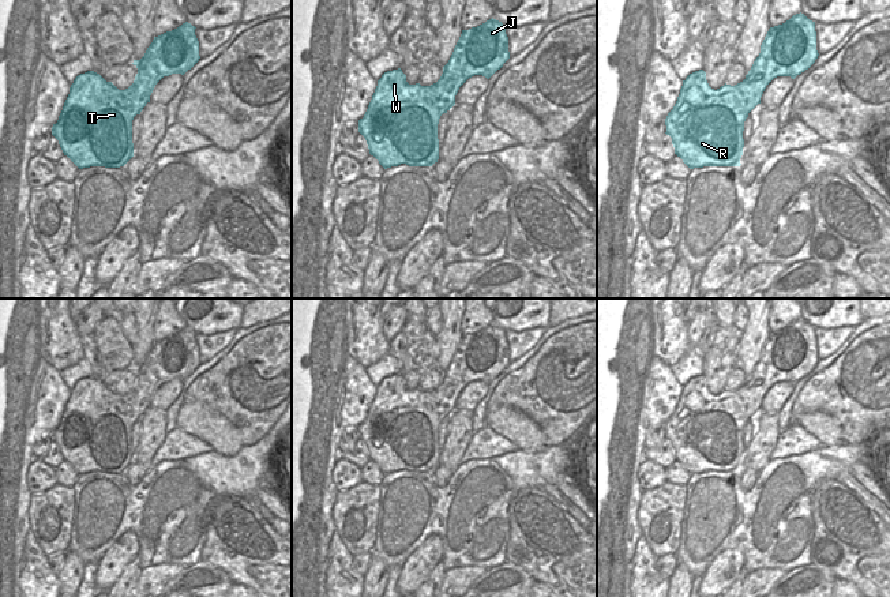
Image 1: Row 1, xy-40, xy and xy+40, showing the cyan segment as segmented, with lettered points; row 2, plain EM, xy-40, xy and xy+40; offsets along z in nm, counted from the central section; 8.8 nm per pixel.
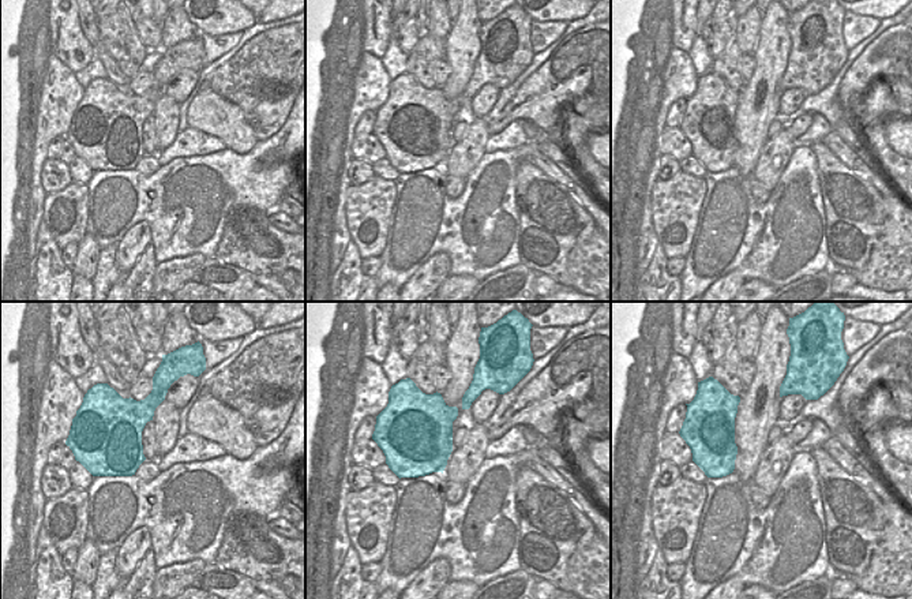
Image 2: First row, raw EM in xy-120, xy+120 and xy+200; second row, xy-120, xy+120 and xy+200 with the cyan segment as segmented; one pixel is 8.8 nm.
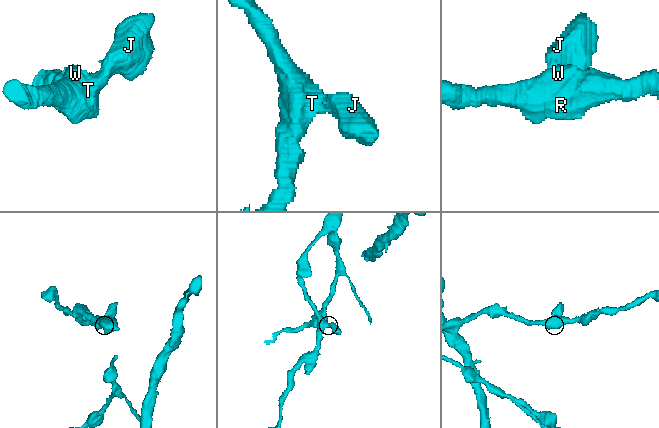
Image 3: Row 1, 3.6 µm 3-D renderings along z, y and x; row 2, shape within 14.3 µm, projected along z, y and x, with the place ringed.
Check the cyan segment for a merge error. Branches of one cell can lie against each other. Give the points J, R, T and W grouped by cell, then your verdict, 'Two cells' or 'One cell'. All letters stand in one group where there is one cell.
Groups: J R T W. One cell

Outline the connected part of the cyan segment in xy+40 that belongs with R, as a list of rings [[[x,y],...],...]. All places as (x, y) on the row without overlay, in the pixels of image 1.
[[[800,318],[785,328],[769,334],[761,350],[761,358],[743,387],[735,391],[725,388],[714,395],[709,391],[703,375],[690,379],[683,386],[677,406],[665,424],[665,439],[672,443],[675,459],[690,474],[740,472],[744,453],[744,427],[748,418],[761,409],[766,391],[777,382],[791,382],[795,384],[808,375],[818,361],[815,327]]]

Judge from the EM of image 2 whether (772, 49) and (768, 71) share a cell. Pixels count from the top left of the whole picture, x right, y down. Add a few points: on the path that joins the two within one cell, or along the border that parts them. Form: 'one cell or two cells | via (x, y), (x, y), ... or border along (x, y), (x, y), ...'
one cell | via (770, 55), (769, 66)

